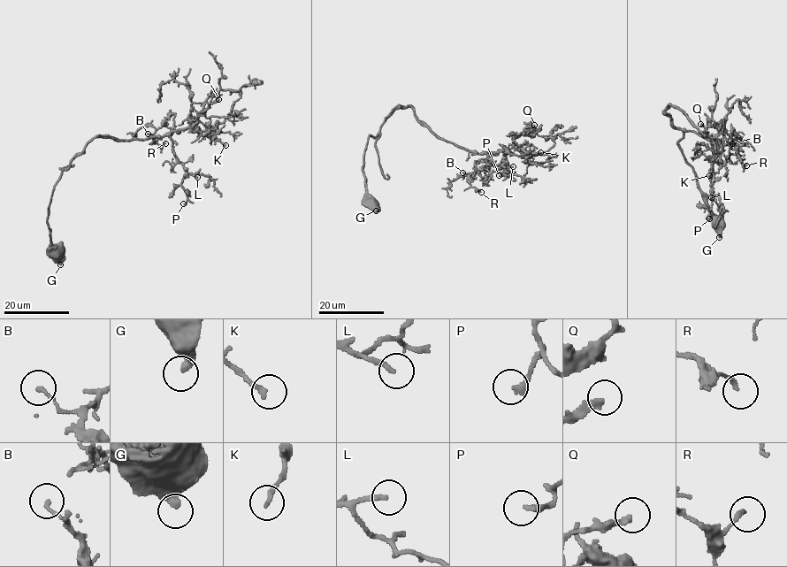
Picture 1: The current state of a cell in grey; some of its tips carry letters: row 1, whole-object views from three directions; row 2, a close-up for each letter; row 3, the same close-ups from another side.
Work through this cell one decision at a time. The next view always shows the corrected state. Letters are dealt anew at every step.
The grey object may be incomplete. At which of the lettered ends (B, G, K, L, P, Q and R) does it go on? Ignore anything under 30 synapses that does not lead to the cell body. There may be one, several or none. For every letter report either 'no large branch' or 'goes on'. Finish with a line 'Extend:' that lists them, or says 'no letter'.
B: no large branch
G: no large branch
K: no large branch
L: goes on
P: goes on
Q: goes on
R: no large branch
Extend: L, P, Q

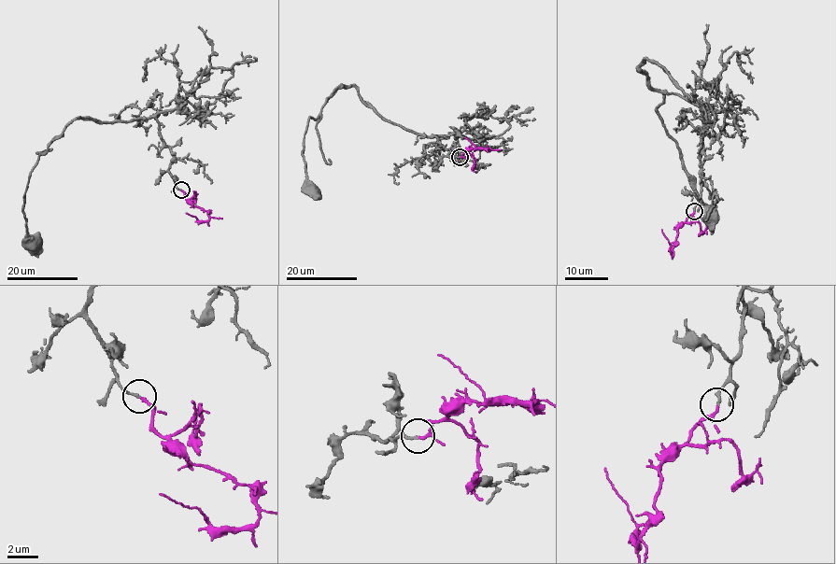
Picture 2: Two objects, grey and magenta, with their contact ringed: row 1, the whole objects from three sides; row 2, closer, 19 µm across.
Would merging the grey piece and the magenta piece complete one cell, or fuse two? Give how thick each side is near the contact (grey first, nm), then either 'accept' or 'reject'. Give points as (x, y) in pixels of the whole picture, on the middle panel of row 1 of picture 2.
160 nm thick on the grey side, 170 nm on the other; accept

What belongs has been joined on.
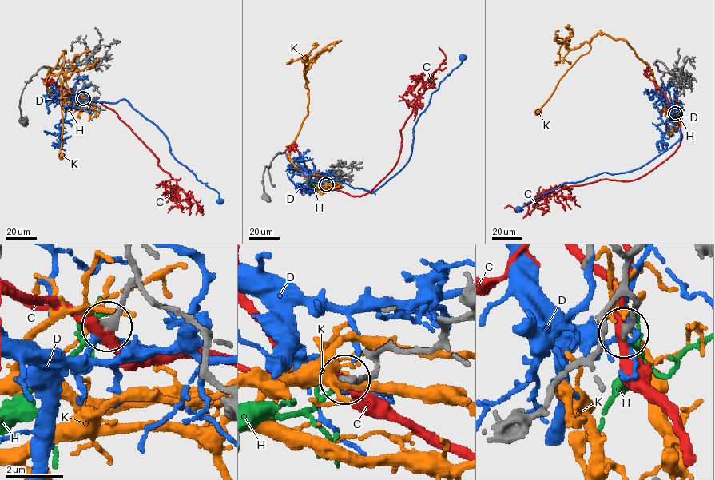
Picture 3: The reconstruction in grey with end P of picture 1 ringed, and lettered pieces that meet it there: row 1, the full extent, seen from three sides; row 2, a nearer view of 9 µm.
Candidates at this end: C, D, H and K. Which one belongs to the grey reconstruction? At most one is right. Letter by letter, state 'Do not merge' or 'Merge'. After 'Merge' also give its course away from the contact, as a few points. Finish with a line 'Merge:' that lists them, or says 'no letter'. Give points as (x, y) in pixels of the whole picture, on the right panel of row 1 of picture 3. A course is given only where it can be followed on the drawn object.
C: Do not merge
D: Do not merge
H: Merge
K: Do not merge
Merge: H

